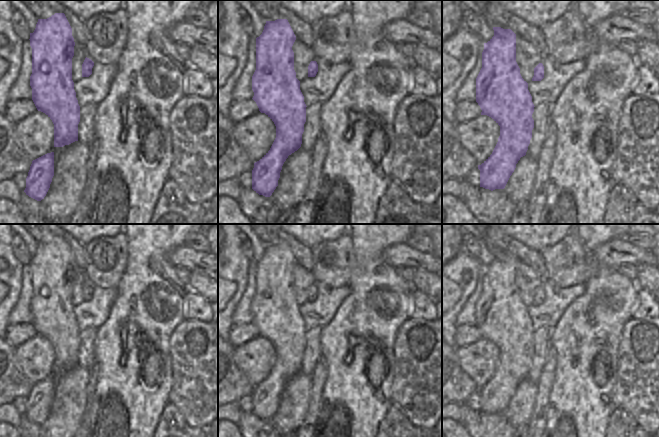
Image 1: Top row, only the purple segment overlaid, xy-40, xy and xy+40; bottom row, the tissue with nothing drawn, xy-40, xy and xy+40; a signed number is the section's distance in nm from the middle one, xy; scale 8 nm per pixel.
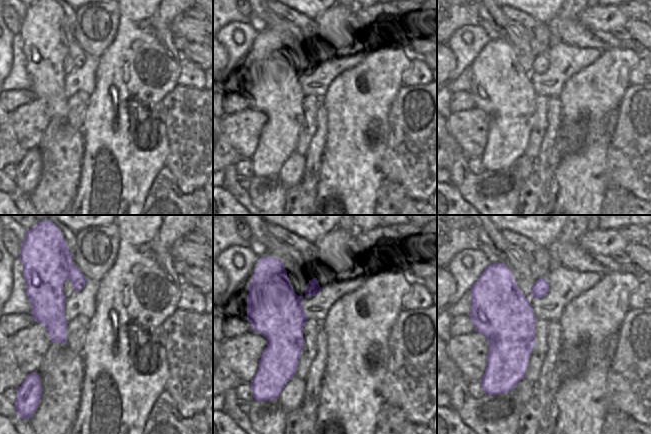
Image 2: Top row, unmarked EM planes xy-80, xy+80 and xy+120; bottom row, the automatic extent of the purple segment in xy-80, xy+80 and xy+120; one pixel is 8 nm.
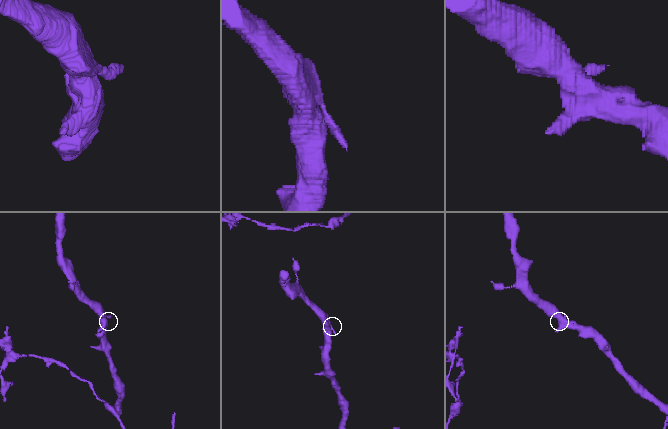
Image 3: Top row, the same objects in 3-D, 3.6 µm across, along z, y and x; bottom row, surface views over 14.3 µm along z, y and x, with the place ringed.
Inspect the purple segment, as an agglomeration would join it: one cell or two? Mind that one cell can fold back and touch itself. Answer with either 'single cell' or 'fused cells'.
single cell

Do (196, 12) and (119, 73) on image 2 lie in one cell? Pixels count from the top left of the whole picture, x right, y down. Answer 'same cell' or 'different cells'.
different cells

